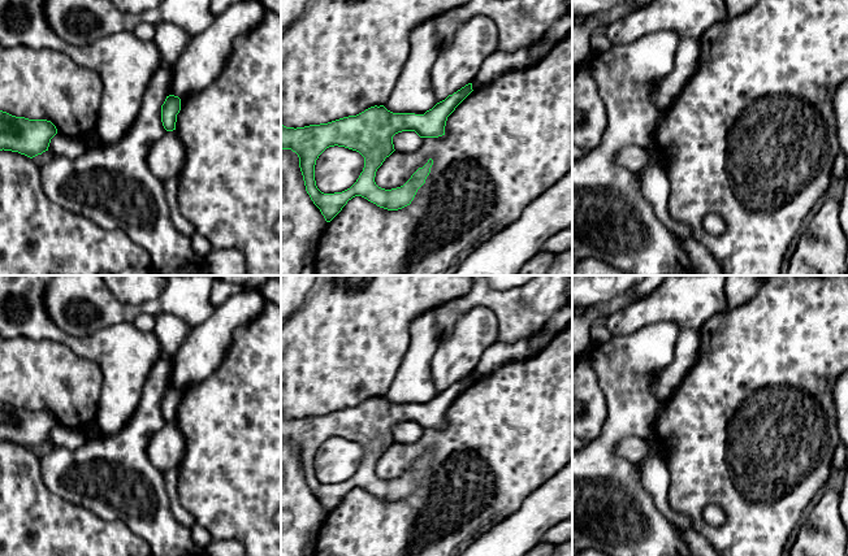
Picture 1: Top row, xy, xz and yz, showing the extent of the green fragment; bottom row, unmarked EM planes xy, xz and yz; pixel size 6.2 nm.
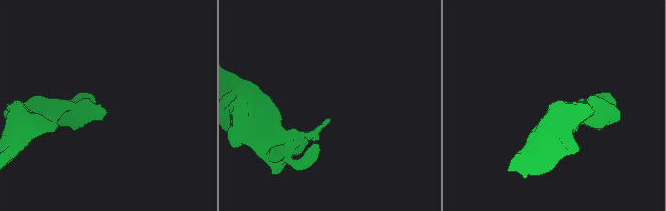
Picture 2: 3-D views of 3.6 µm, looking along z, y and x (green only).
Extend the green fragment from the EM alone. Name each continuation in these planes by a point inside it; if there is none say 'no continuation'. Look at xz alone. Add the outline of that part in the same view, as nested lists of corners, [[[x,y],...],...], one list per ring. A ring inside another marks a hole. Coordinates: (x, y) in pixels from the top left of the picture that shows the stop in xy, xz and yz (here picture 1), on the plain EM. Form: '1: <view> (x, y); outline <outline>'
no continuation

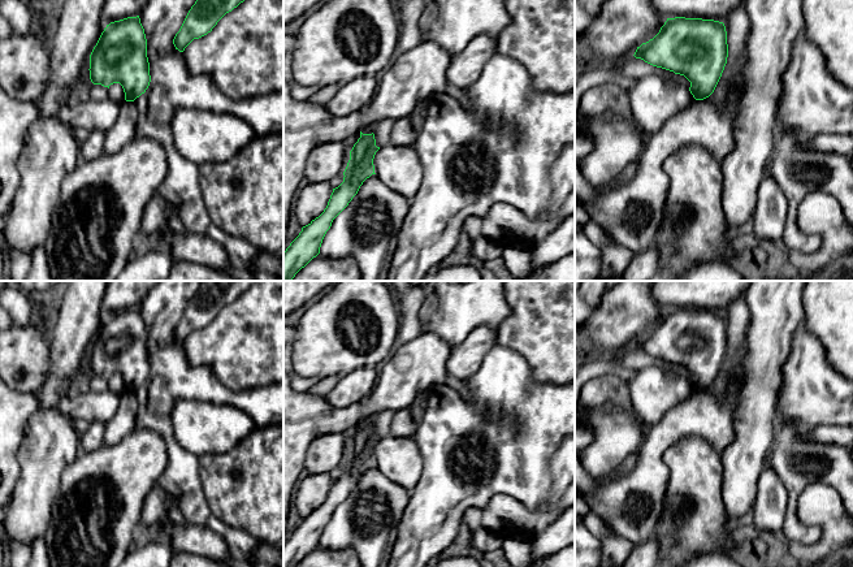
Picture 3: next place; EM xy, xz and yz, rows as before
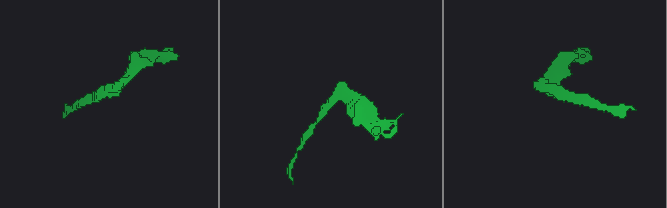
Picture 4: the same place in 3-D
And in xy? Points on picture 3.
no continuation

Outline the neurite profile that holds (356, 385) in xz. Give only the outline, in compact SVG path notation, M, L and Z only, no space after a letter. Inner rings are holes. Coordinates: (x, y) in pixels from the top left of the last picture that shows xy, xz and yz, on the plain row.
M373 367L358 368L342 376L328 393L326 399L334 407L347 407L365 399L373 390L378 375Z

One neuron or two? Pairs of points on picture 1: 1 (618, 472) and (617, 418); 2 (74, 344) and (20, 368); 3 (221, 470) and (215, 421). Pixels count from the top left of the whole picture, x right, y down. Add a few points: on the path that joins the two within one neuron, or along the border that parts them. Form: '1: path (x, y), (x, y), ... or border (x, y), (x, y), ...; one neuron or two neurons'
1: path (609, 459), (609, 437), (613, 431); one neuron
2: border (38, 339), (57, 341), (79, 356), (95, 361); two neurons
3: path (221, 459), (221, 433); one neuron

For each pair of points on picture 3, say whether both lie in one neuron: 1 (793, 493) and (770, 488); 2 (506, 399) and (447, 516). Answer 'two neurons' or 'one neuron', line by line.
1: two neurons
2: one neuron

